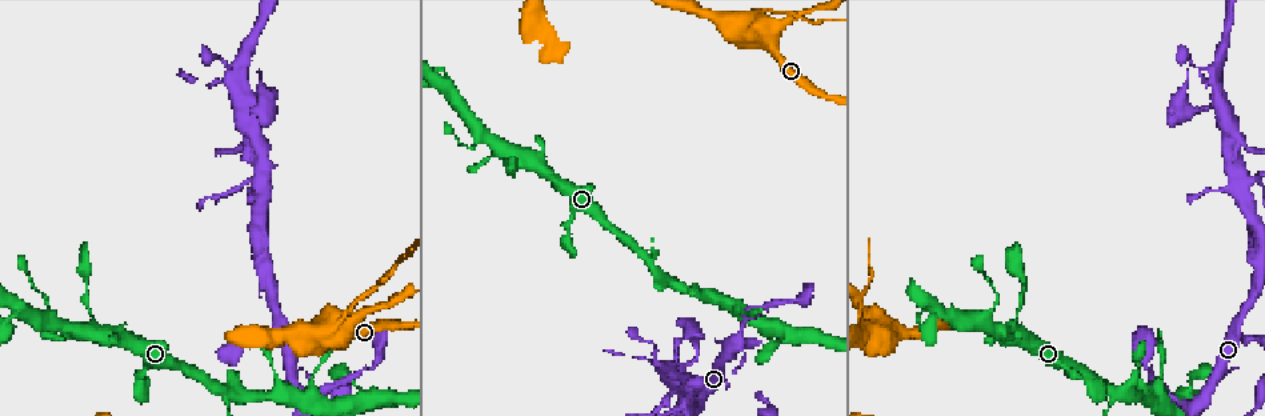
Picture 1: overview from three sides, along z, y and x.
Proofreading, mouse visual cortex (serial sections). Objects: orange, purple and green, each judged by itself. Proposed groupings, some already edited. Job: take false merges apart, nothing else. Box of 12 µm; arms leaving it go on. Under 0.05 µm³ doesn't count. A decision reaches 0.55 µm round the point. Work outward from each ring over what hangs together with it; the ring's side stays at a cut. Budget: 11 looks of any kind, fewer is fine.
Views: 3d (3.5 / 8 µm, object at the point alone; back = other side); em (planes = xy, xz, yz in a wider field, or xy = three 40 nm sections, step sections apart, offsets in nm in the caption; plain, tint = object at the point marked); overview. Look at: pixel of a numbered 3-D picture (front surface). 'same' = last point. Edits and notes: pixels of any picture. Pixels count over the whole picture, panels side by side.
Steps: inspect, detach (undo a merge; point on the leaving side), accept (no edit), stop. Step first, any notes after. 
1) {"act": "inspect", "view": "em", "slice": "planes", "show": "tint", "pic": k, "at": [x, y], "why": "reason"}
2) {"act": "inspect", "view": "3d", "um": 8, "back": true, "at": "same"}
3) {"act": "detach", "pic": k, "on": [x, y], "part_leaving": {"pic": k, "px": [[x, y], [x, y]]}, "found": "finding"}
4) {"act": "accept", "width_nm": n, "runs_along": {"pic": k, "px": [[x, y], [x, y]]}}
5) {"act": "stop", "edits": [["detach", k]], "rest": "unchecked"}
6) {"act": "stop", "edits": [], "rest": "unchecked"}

{"act": "inspect", "view": "3d", "um": 3.5, "pic": 1, "at": [1175, 399], "why": "sharp bend"}

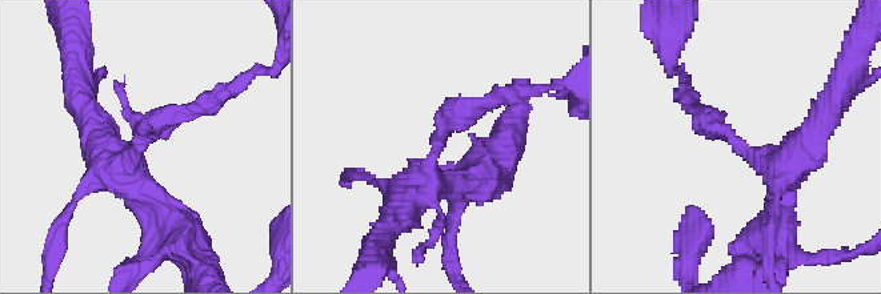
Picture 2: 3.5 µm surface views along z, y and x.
{"act": "inspect", "view": "em", "slice": "xy", "step": 5, "show": "tint", "pic": 2, "at": [740, 144], "arm_widths_nm": [200, 450], "why": "need the tissue"}

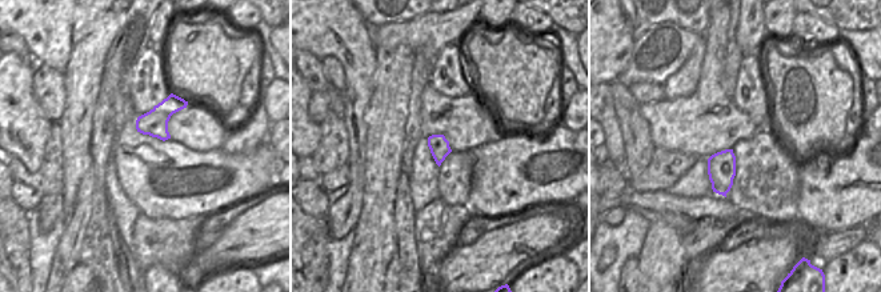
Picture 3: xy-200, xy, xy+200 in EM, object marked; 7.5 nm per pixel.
{"act": "accept", "width_nm": 150, "runs_along": {"pic": 2, "px": [[400, 206], [444, 125], [493, 101]]}, "found": "all the same cell"}

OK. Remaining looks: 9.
{"act": "inspect", "view": "3d", "um": 3.5, "pic": 1, "at": [260, 187], "why": "thin arm on a thick one"}

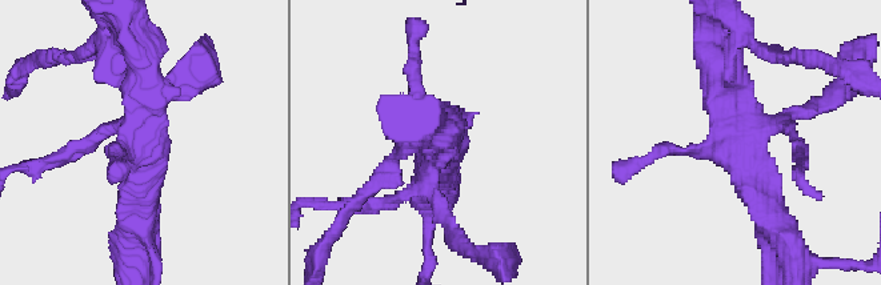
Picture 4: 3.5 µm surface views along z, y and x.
{"act": "inspect", "view": "em", "slice": "xy", "step": 2, "show": "tint", "pic": 4, "at": [144, 137], "why": "now the EM"}

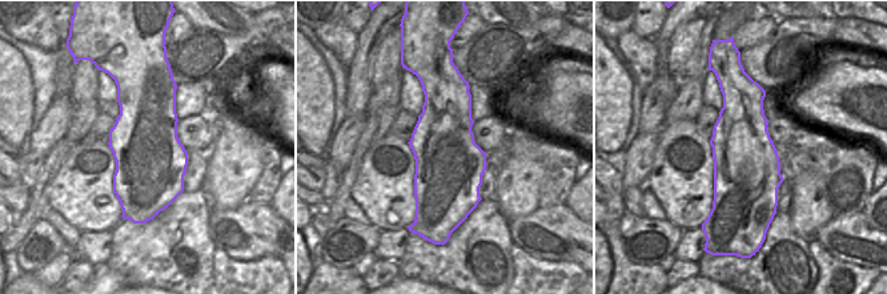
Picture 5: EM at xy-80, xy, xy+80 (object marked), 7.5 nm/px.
{"act": "accept", "runs_along": {"pic": 4, "px": [[773, 220], [739, 155], [721, 48]]}, "found": "continuous, no second cell"}

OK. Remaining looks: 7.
{"act": "inspect", "view": "3d", "um": 3.5, "pic": 1, "at": [225, 66], "why": "sharp bend"}

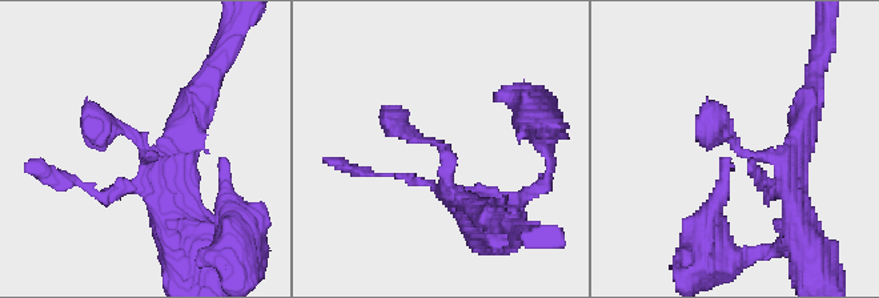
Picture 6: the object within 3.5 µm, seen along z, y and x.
{"act": "inspect", "view": "em", "slice": "xy", "step": 3, "show": "tint", "pic": 6, "at": [144, 151]}

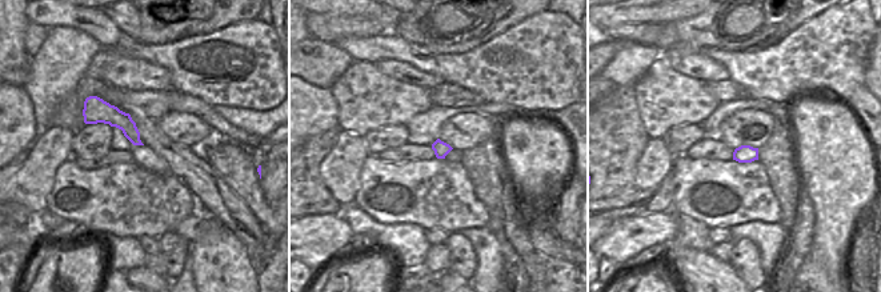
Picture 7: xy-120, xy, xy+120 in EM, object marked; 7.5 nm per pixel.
{"act": "accept", "runs_along": {"pic": 6, "px": [[793, 198], [786, 169], [742, 153], [707, 96]]}, "found": "continuous, no second cell"}

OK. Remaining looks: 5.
{"act": "inspect", "view": "3d", "um": 3.5, "pic": 1, "at": [1013, 330], "why": "side arm on a straight run"}

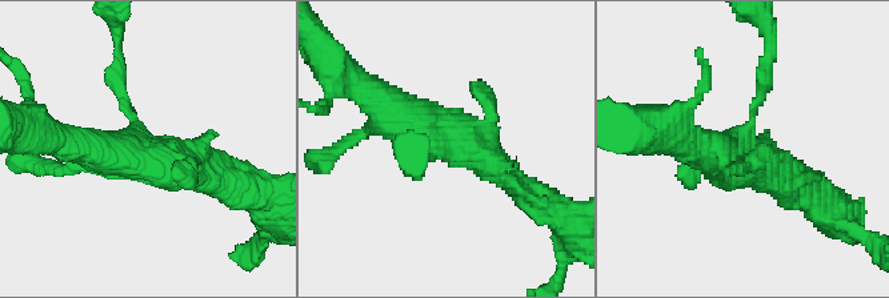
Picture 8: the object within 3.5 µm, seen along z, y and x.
{"act": "inspect", "view": "em", "slice": "planes", "show": "plain", "pic": 8, "at": [454, 139], "why": "shape alone is not enough"}

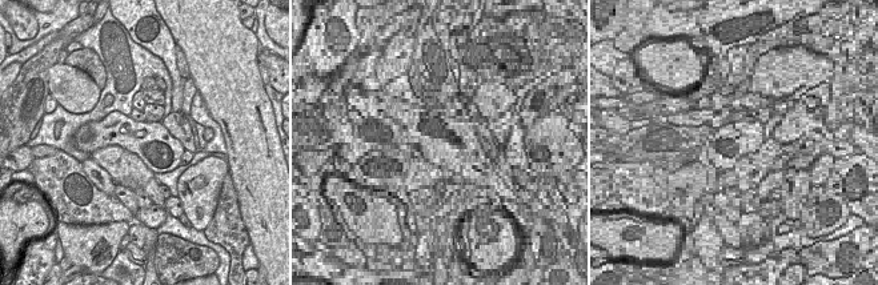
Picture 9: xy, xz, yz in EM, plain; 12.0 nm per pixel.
{"act": "inspect", "view": "em", "slice": "planes", "show": "tint", "at": "same", "why": "with the object marked"}

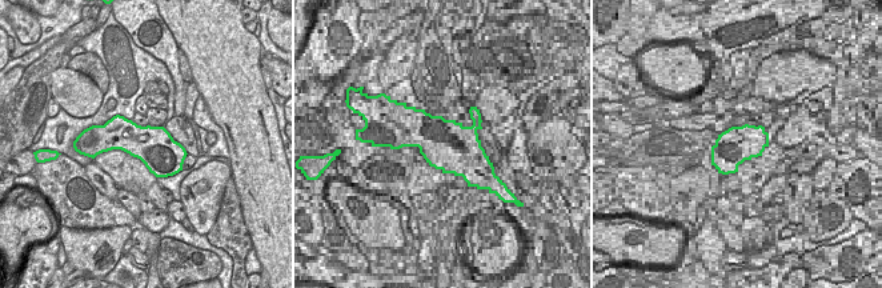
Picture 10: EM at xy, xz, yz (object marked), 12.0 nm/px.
{"act": "accept", "runs_along": {"pic": 8, "px": [[521, 189], [448, 131], [379, 100]]}, "found": "one cell here"}

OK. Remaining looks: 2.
{"act": "stop", "edits": [], "rest": "unchecked"}

